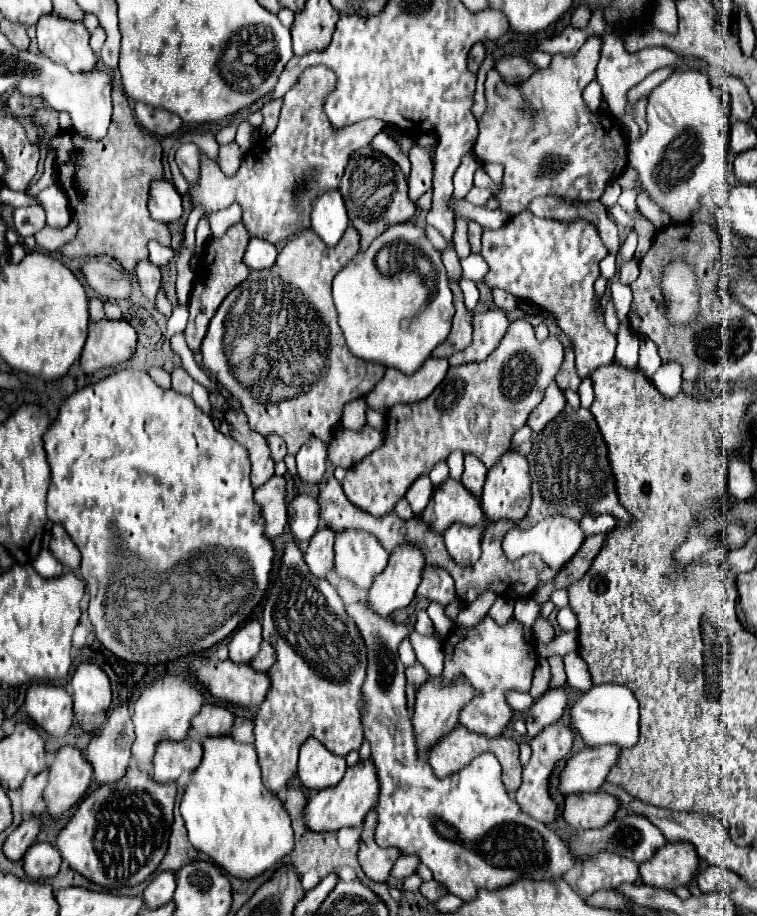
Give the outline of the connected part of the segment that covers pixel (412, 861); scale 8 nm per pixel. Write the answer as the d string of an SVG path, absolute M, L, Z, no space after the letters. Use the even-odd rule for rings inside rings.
M401 856L401 858L395 862L393 870L391 870L391 878L395 878L395 880L403 880L403 878L411 876L411 874L415 872L417 864L419 864L417 856Z

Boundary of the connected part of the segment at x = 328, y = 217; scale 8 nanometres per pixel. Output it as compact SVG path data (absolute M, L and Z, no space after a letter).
M327 190L311 202L311 230L327 246L337 244L347 226L349 218L339 190Z

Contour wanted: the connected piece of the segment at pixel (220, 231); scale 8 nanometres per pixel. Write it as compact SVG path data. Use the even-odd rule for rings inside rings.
M233 204L233 206L225 208L225 210L213 212L213 214L209 214L209 222L211 222L213 236L223 236L229 226L241 222L241 208L237 204Z

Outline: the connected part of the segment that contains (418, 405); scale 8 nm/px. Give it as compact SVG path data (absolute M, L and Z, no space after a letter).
M515 320L487 360L449 368L445 380L425 400L389 408L385 440L357 468L347 470L341 482L345 496L359 510L381 518L395 508L419 476L429 474L453 450L475 454L491 468L501 454L511 450L513 432L543 400L543 392L553 382L561 362L563 346L555 336L539 342L531 322Z

